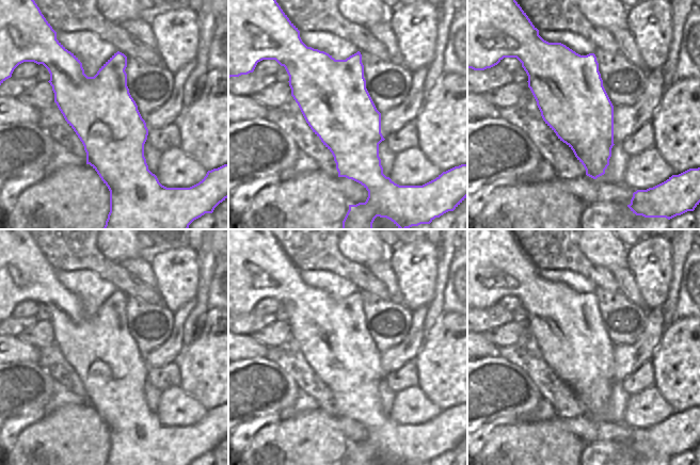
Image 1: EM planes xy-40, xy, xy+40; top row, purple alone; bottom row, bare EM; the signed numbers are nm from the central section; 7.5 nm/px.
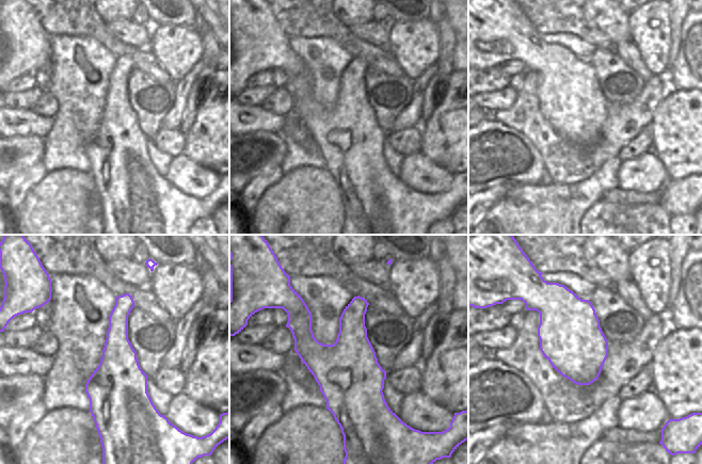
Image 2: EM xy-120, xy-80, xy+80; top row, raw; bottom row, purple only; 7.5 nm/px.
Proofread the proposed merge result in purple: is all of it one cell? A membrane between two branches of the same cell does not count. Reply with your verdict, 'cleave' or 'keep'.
keep

